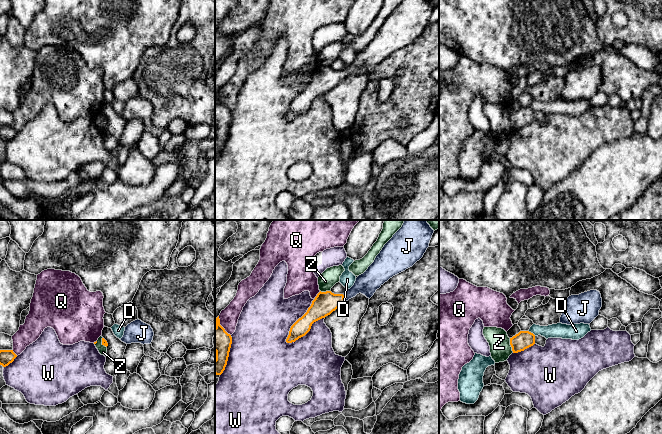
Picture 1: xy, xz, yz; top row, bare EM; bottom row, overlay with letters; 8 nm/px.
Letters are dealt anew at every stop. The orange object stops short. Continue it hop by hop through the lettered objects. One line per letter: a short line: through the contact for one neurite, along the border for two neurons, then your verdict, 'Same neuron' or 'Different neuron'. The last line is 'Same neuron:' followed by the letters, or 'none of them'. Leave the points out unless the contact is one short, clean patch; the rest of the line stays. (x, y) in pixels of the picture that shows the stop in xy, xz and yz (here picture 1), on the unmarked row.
D: Line: yz (528, 106), (535, 111). Different neuron
J: Line: xz (325, 79), (343, 73), (367, 59). Same neuron
Q: Different neuron
W: Different neuron
Z: Line: yz (509, 114), (509, 120), (513, 128). Different neuron
Same neuron: J

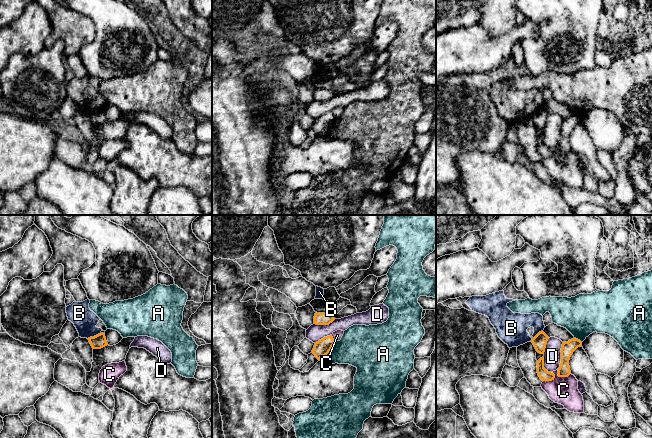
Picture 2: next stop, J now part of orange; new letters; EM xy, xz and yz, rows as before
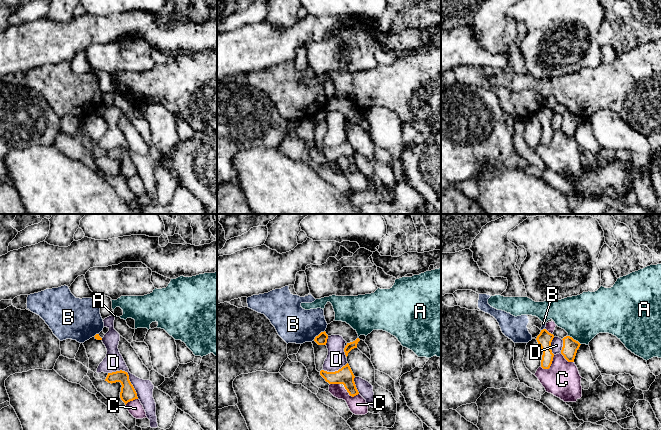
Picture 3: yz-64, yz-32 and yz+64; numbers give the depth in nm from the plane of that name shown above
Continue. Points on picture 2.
A: Different neuron
B: Line: xy (100, 108), (87, 114). Different neuron
C: Different neuron
D: Different neuron
Same neuron: none of them

